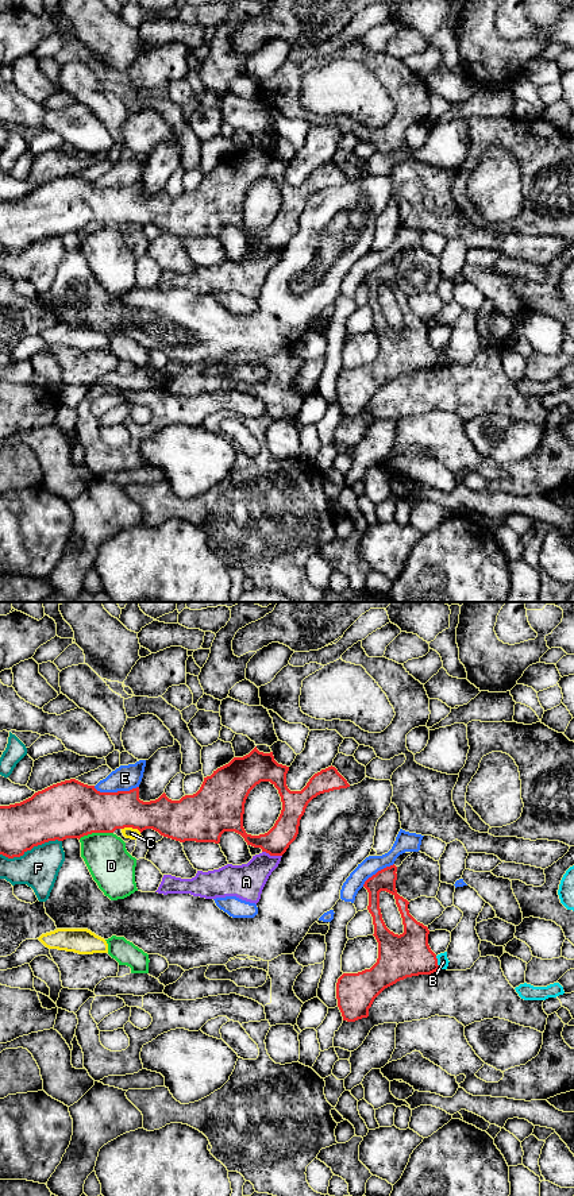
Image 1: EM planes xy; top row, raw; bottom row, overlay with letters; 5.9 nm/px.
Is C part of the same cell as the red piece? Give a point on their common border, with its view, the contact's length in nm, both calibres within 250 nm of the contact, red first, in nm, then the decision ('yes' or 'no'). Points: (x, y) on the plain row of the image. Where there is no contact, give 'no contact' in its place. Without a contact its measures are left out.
xy (131, 222) | 120 nm | 260/70 nm | no

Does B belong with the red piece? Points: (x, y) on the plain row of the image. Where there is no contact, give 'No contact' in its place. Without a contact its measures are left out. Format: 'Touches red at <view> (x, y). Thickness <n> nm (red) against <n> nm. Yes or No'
Touches red at xy (436, 358). Thickness 260 nm (red) against 70 nm. No

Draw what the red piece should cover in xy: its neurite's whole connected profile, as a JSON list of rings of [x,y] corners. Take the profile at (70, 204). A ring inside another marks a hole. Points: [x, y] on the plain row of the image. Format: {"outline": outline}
{"outline": [[[257,142],[243,153],[234,153],[228,159],[204,173],[200,185],[172,196],[163,188],[158,194],[143,197],[139,182],[130,186],[100,188],[95,181],[76,174],[53,180],[35,188],[31,193],[0,201],[0,250],[14,254],[23,251],[34,242],[49,236],[81,234],[92,228],[113,228],[116,224],[132,223],[140,228],[153,224],[161,231],[185,238],[220,238],[224,227],[240,229],[247,240],[261,243],[270,251],[282,251],[298,229],[300,215],[308,198],[320,189],[347,184],[350,180],[335,162],[315,169],[301,186],[290,186],[286,181],[289,162],[278,159],[273,147],[263,148]],[[261,177],[270,177],[281,192],[282,205],[274,221],[265,229],[251,231],[243,223],[244,198],[250,186]]]}

